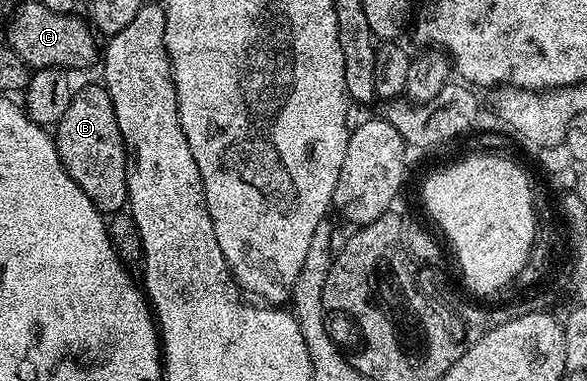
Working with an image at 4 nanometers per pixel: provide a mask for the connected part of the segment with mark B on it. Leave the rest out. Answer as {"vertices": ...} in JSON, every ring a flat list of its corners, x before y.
{"vertices":[[102,84,87,85,83,90,76,92,69,103,69,111,61,115,58,125,54,126,53,136,57,155,65,167,65,171,89,195,100,213,104,215,114,215,127,205,127,167,129,158,127,146,123,143,121,127,117,127,117,115,113,111,113,99,109,99,106,88]]}

